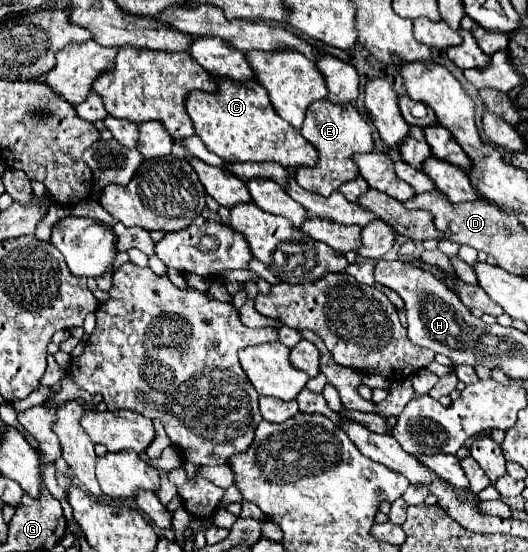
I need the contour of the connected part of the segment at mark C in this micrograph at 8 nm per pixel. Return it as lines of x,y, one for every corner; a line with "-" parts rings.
218,78
218,92
202,92
202,90
192,90
186,98
186,112
194,122
194,130
200,136
200,140
204,142
204,146
218,154
222,160
226,162
264,162
264,160
272,160
282,164
284,168
296,168
296,166
314,166
318,160
318,150
302,138
302,134
288,124
286,120
282,120
274,106
270,104
268,92
264,90
264,86
258,80
248,80
248,82
236,82
230,78

